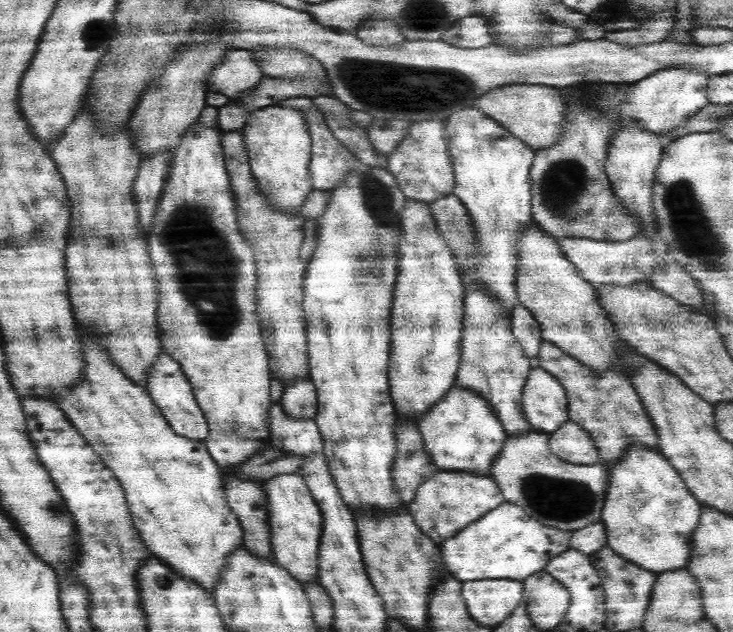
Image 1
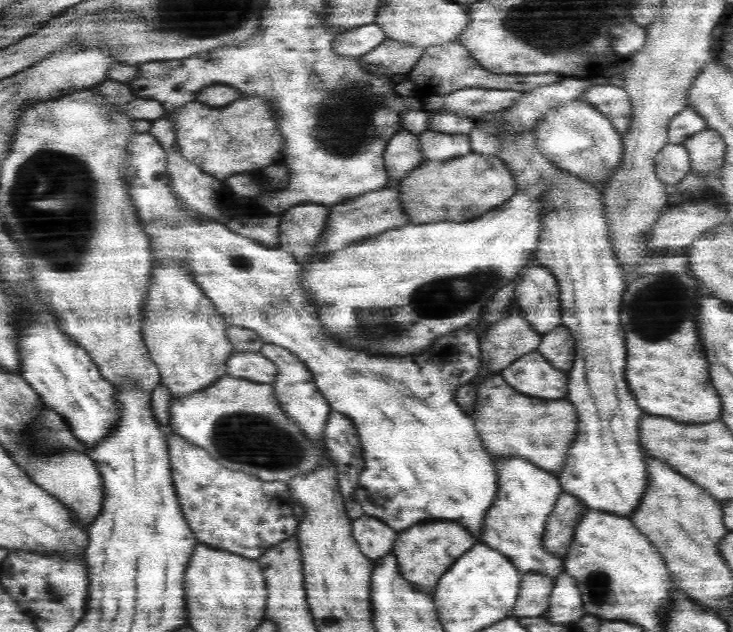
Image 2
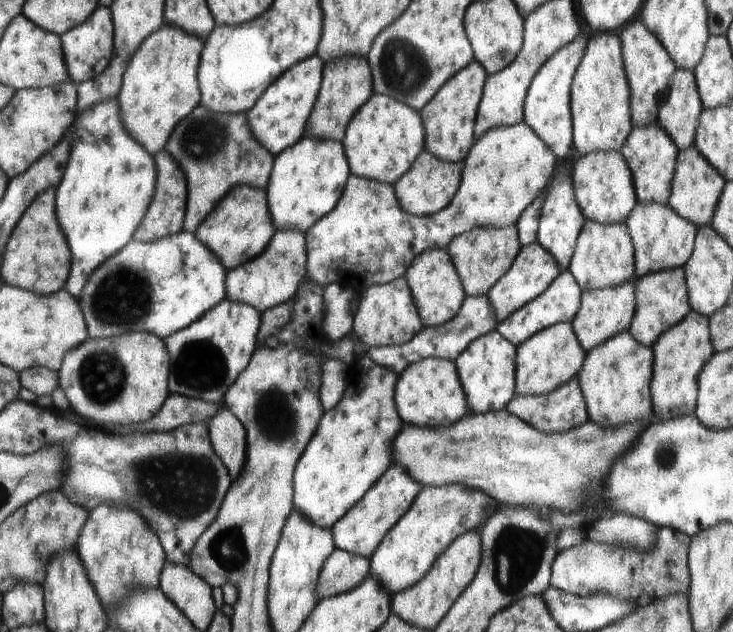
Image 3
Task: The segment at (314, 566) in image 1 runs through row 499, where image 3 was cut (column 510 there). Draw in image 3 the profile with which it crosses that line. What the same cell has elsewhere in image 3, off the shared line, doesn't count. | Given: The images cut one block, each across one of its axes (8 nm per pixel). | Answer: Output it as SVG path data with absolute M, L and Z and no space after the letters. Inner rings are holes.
M534 242L532 245L522 248L521 252L522 254L517 256L518 262L513 263L514 270L510 270L510 274L506 274L506 278L502 278L502 282L498 282L498 286L494 286L494 290L490 290L490 294L487 295L490 303L493 304L497 321L505 320L522 306L541 297L561 275L562 268L554 254L546 251L540 243Z

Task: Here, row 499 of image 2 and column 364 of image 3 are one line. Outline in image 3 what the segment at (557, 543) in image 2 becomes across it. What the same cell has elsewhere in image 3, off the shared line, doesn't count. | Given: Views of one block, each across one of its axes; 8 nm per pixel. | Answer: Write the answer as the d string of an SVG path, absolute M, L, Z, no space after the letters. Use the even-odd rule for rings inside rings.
M335 549L325 562L317 583L317 598L322 600L348 593L358 587L370 574L371 563L368 559Z

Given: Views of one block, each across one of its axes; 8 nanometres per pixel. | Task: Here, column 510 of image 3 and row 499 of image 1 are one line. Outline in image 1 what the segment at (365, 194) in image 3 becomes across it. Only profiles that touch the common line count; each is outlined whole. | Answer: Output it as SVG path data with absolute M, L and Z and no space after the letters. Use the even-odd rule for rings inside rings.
M86 330L79 331L85 359L83 379L73 386L73 392L66 391L65 395L58 395L55 403L122 484L134 527L154 558L166 563L174 574L204 587L213 597L220 583L221 572L228 567L229 556L244 545L245 535L226 501L223 472L210 456L206 443L174 432L147 389L126 378L118 366L111 362L110 355L102 350L102 346L86 335Z

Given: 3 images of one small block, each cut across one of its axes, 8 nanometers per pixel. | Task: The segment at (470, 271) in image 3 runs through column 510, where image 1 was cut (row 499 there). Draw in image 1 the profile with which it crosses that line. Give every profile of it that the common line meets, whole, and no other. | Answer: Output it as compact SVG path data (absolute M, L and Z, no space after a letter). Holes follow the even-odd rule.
M195 123L190 126L189 130L182 135L181 143L173 149L172 167L169 168L164 190L161 194L161 202L158 205L156 215L154 215L151 230L147 232L147 241L150 244L150 256L152 262L156 266L166 266L166 274L170 274L170 280L158 280L158 308L157 308L157 325L161 332L161 344L166 354L169 354L174 360L177 360L188 377L193 388L196 401L200 405L206 423L208 423L208 436L206 436L206 445L210 456L217 461L219 469L224 472L224 488L226 501L232 512L237 516L245 535L243 536L243 544L250 554L258 556L258 558L266 559L266 562L276 563L273 560L270 540L270 525L268 525L268 515L266 510L266 486L267 480L246 480L246 478L238 477L238 468L246 461L258 455L257 452L262 447L268 445L269 440L269 408L273 403L270 399L270 367L268 366L268 353L261 337L261 324L257 315L257 264L254 257L253 248L249 245L249 241L242 236L242 231L238 226L237 206L229 173L225 165L225 156L222 150L223 132L220 127L209 127L204 124Z

